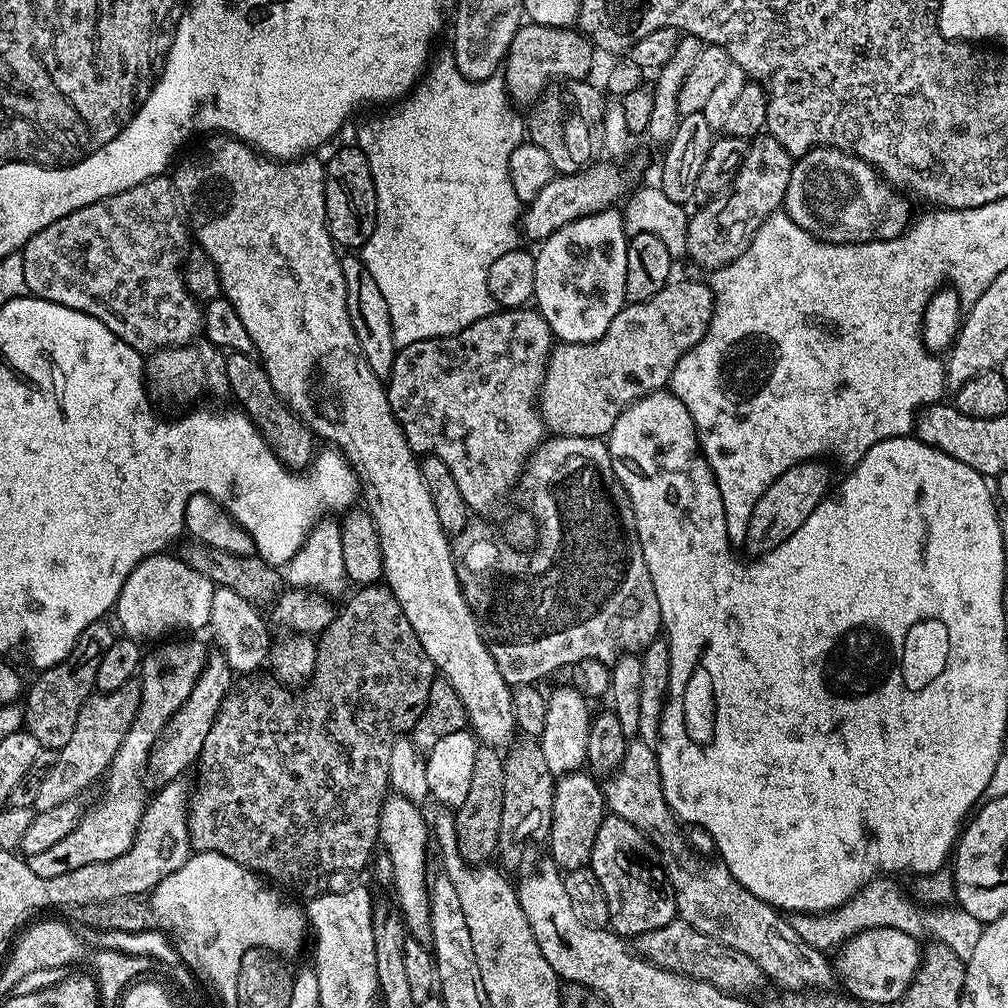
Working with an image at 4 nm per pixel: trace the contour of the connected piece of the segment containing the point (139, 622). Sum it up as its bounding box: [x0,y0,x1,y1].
[114,555,213,642]

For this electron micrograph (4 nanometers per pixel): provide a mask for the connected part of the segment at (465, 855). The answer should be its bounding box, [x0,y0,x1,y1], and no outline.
[455,746,506,866]

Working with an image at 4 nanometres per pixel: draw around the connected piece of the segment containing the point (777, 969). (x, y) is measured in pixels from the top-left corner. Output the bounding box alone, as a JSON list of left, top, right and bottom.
[603,738,834,992]

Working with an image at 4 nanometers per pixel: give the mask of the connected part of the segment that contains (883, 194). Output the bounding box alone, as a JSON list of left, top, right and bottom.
[782,146,909,244]

